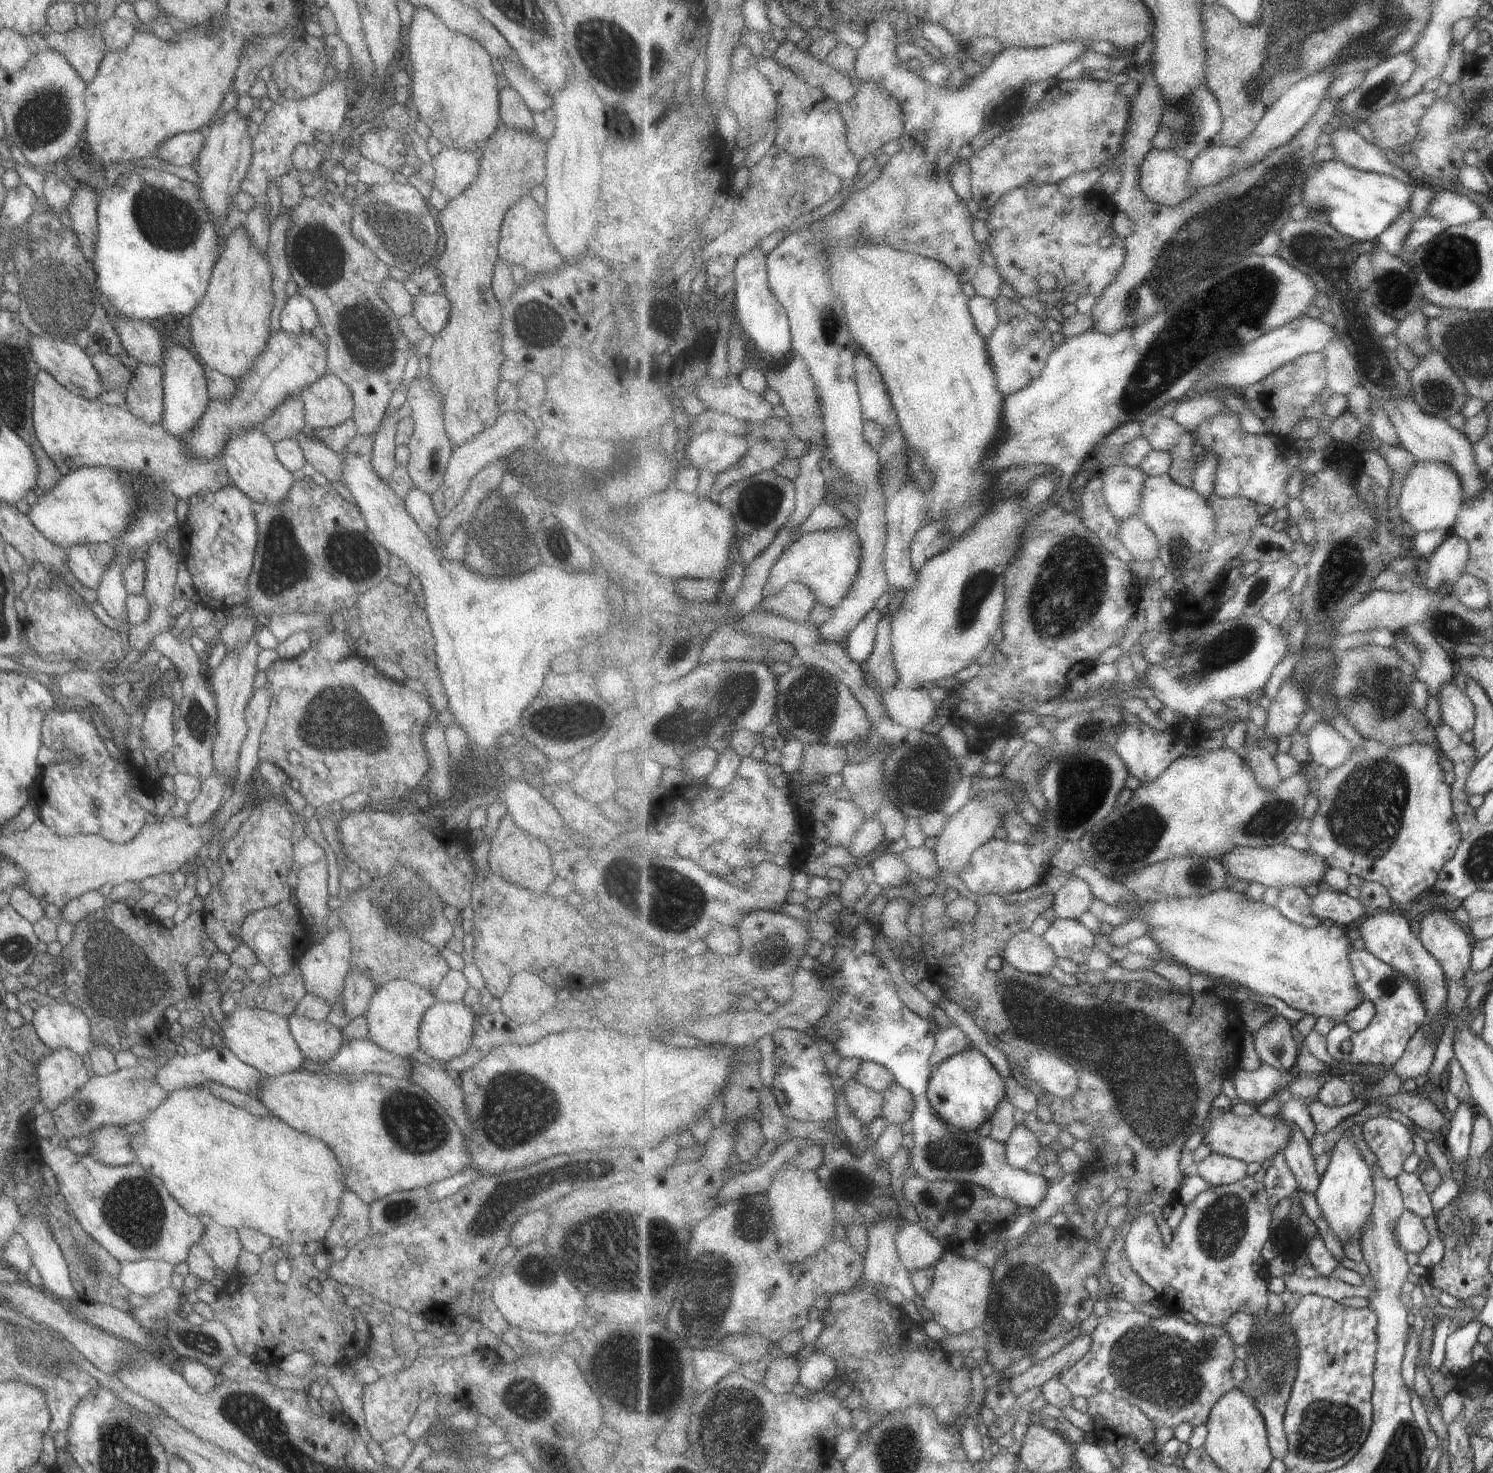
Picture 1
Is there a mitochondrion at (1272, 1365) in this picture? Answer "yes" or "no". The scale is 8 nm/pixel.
yes

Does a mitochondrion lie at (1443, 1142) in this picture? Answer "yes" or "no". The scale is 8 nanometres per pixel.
no

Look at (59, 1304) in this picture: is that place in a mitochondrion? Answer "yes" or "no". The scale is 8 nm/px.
no

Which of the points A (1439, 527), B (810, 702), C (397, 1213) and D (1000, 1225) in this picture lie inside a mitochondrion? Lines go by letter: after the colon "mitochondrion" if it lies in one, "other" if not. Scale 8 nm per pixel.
A: other
B: mitochondrion
C: mitochondrion
D: other

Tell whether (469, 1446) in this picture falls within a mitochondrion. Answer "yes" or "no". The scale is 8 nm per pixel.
yes

